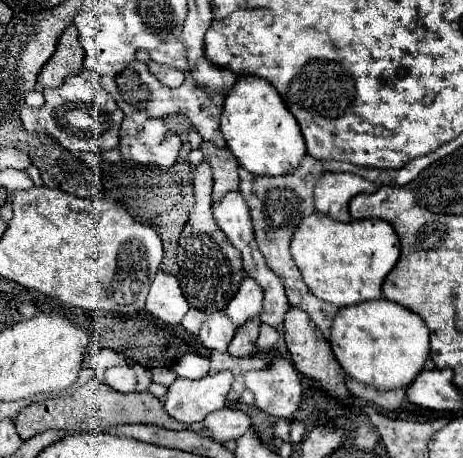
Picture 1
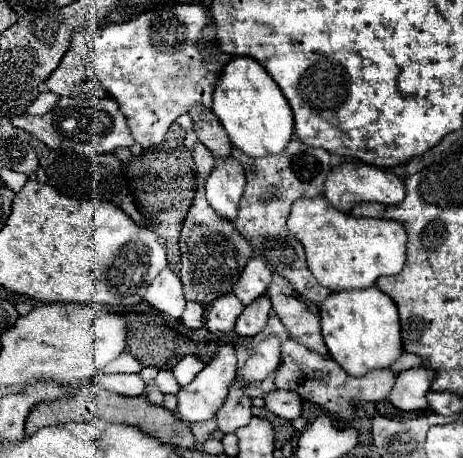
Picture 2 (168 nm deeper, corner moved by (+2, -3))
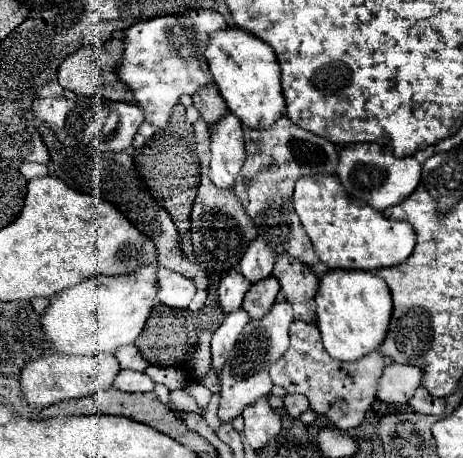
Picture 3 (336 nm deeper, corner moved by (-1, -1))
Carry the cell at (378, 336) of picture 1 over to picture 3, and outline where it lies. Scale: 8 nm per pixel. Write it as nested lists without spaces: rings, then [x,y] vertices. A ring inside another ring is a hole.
[[[327,271],[321,277],[317,301],[317,327],[321,331],[327,353],[337,361],[359,361],[361,357],[377,351],[385,341],[389,317],[393,315],[393,301],[389,287],[375,273],[357,271]]]

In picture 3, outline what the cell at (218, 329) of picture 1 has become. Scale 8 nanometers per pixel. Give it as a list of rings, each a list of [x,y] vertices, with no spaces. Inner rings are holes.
[[[229,271],[221,283],[219,283],[219,303],[223,313],[235,313],[235,309],[241,309],[243,297],[249,291],[251,283],[237,271]]]

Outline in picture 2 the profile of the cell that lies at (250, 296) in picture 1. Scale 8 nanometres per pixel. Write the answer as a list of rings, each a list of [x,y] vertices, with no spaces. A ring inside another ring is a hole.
[[[252,257],[238,283],[234,285],[234,293],[238,295],[238,299],[244,303],[244,305],[250,305],[256,297],[264,295],[266,289],[268,289],[268,283],[272,281],[272,271],[270,267],[260,259],[260,257]]]

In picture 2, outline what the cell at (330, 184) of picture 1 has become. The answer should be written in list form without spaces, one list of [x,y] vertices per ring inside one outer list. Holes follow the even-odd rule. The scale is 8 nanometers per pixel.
[[[340,163],[336,165],[328,179],[326,179],[326,199],[340,211],[348,213],[352,211],[354,205],[364,203],[364,201],[376,201],[382,205],[400,205],[404,201],[404,193],[406,193],[406,185],[404,179],[390,173],[390,171],[382,171],[374,165],[366,165],[366,163]]]

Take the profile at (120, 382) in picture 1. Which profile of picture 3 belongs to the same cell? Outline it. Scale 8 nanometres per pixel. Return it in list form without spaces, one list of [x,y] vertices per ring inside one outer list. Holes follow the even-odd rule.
[[[119,371],[113,387],[117,387],[119,391],[127,391],[127,393],[147,393],[147,391],[153,391],[155,383],[151,381],[151,377],[147,373]]]

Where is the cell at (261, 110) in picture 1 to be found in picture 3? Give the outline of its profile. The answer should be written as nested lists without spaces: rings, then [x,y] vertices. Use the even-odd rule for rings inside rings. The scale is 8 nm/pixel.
[[[231,27],[221,33],[213,33],[205,51],[215,85],[225,99],[229,111],[239,117],[241,125],[251,129],[269,129],[277,117],[285,113],[285,97],[281,93],[281,73],[273,49],[261,39]]]

